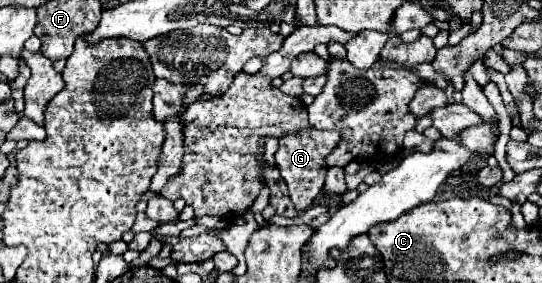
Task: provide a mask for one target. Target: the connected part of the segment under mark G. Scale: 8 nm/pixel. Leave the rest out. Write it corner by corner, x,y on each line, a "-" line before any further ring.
314,128
280,138
280,146
278,146
274,160
276,160
276,166
290,190
290,198
298,210
306,210
312,204
312,200
318,196
318,192
322,190
324,178
326,178
324,156
338,144
338,140
340,140
338,132
314,130

